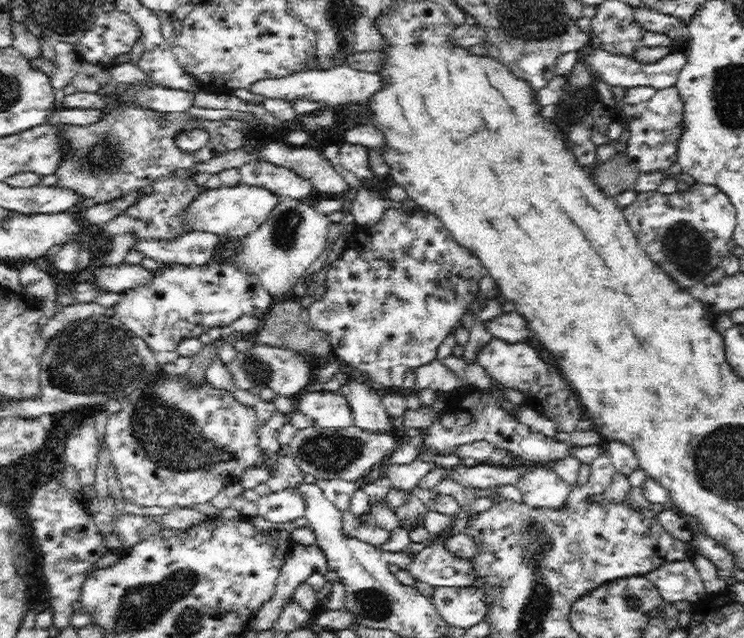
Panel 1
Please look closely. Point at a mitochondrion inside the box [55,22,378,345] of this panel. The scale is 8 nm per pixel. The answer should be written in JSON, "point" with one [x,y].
{"point":[108,157]}

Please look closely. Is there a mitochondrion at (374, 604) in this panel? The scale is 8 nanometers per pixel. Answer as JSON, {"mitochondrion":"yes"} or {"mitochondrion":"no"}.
{"mitochondrion":"yes"}

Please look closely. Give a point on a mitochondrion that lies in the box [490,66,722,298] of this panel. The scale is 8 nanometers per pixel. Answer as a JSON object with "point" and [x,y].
{"point":[685,247]}

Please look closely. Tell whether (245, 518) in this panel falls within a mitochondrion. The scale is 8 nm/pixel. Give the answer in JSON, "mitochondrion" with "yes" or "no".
{"mitochondrion":"no"}

